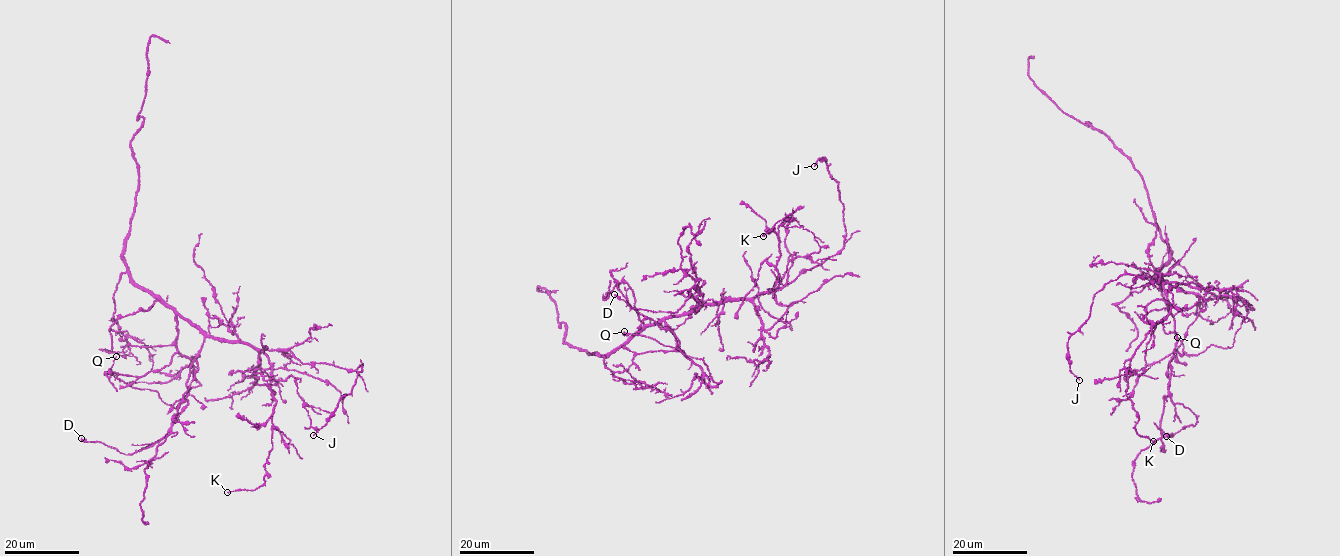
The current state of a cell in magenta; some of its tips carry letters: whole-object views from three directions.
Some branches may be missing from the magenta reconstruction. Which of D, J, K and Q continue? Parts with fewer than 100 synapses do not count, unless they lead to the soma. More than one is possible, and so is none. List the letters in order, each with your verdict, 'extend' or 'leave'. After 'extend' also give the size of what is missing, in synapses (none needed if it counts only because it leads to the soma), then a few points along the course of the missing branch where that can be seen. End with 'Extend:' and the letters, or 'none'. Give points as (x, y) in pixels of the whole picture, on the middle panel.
D: leave
J: leave
K: leave
Q: leave
Extend: none

